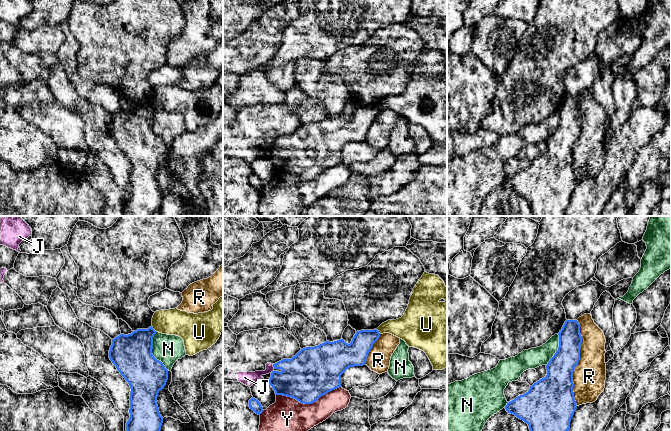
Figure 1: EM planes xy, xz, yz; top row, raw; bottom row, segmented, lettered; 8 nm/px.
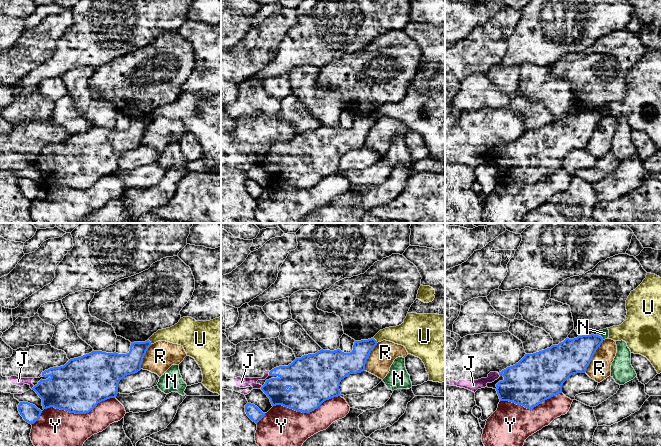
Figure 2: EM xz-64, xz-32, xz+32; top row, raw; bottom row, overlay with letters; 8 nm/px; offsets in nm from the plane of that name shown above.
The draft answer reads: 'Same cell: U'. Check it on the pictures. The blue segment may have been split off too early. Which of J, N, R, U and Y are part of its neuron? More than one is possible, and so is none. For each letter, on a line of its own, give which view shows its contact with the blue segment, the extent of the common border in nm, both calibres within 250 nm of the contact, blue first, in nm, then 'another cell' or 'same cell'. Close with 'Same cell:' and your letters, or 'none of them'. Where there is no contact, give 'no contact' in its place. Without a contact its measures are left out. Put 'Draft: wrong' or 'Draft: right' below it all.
J: xz | 40 nm | 360/100 nm | another cell
N: xy | 320 nm | 320/220 nm | another cell
R: yz | 700 nm | 260/260 nm | another cell
U: xy | 60 nm | 300/200 nm | another cell
Y: xz | 550 nm | 400/280 nm | another cell
Same cell: none of them
Draft: wrong

